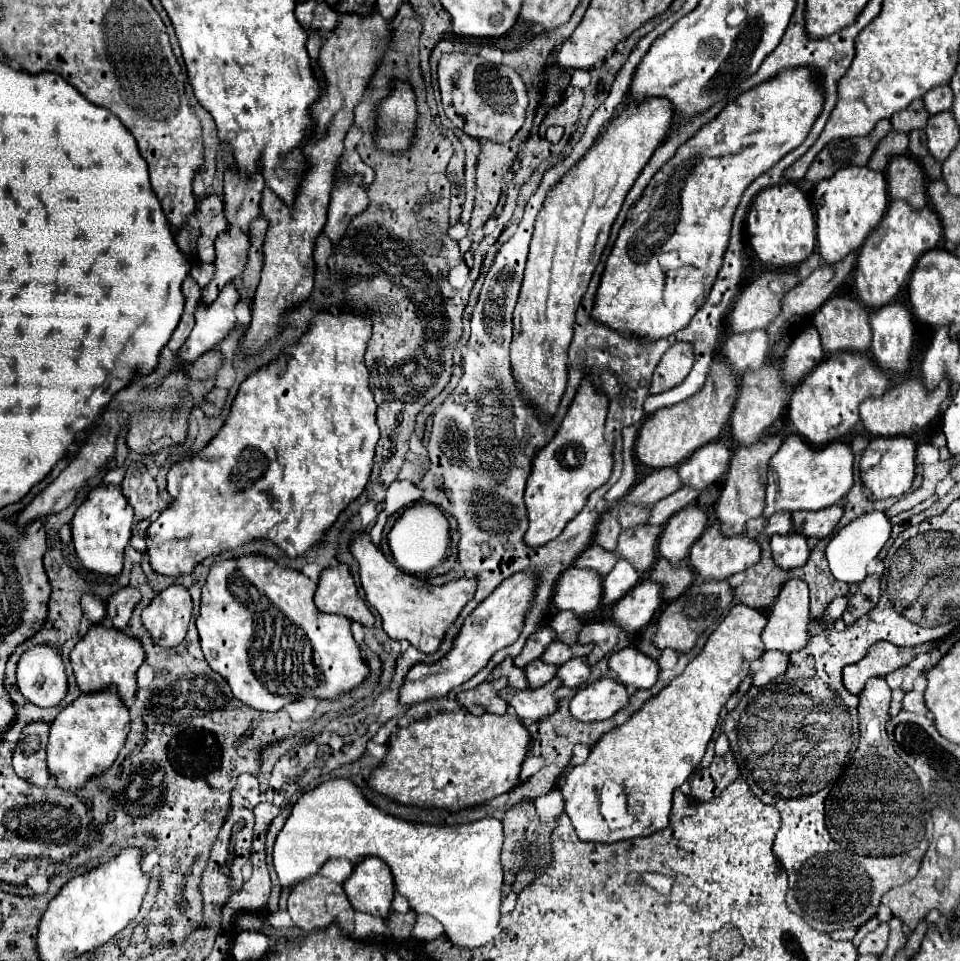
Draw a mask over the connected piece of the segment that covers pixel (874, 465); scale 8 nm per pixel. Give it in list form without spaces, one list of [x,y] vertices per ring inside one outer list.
[[[874,437],[860,461],[862,483],[870,489],[874,499],[904,495],[916,475],[916,441],[912,437]]]

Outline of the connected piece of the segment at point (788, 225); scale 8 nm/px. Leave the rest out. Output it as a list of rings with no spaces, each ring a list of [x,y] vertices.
[[[780,183],[774,187],[762,189],[748,213],[748,233],[750,245],[760,261],[772,265],[796,265],[812,255],[816,247],[816,229],[814,229],[814,211],[806,195],[794,183]]]

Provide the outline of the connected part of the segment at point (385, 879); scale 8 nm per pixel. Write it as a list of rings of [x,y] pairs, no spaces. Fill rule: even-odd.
[[[368,857],[344,881],[344,891],[356,911],[388,917],[394,899],[394,879],[388,865],[382,865],[376,857]]]

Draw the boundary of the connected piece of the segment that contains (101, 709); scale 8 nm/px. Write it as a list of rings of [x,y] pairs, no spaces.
[[[90,693],[90,697],[80,695],[56,717],[50,727],[50,741],[46,749],[48,773],[56,777],[56,785],[64,791],[74,793],[82,789],[90,777],[98,777],[112,767],[124,747],[128,731],[128,707],[122,705],[114,693]]]

